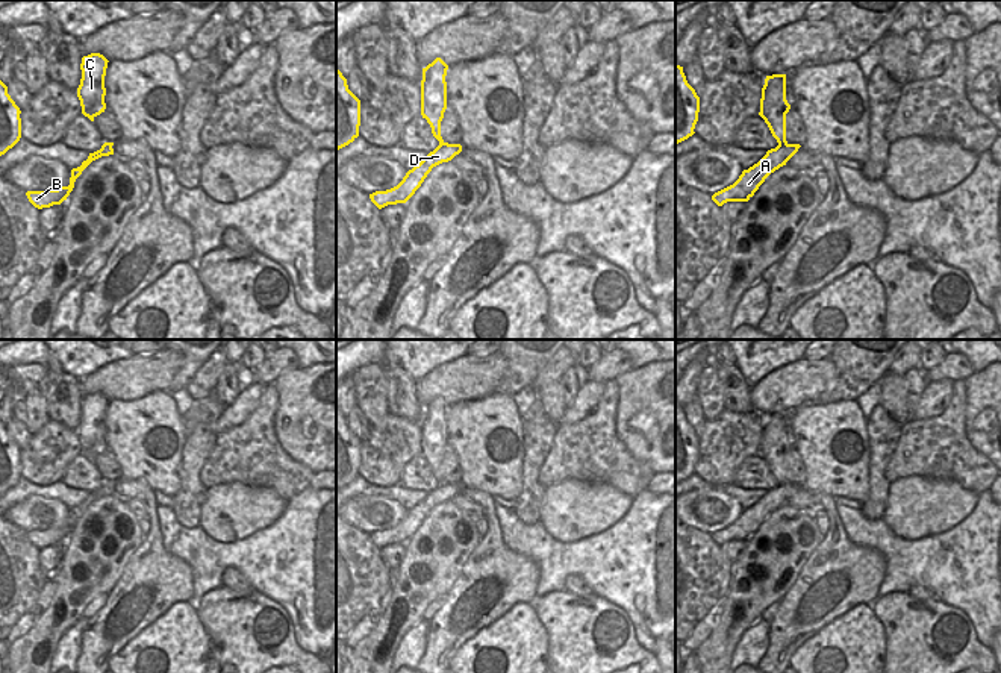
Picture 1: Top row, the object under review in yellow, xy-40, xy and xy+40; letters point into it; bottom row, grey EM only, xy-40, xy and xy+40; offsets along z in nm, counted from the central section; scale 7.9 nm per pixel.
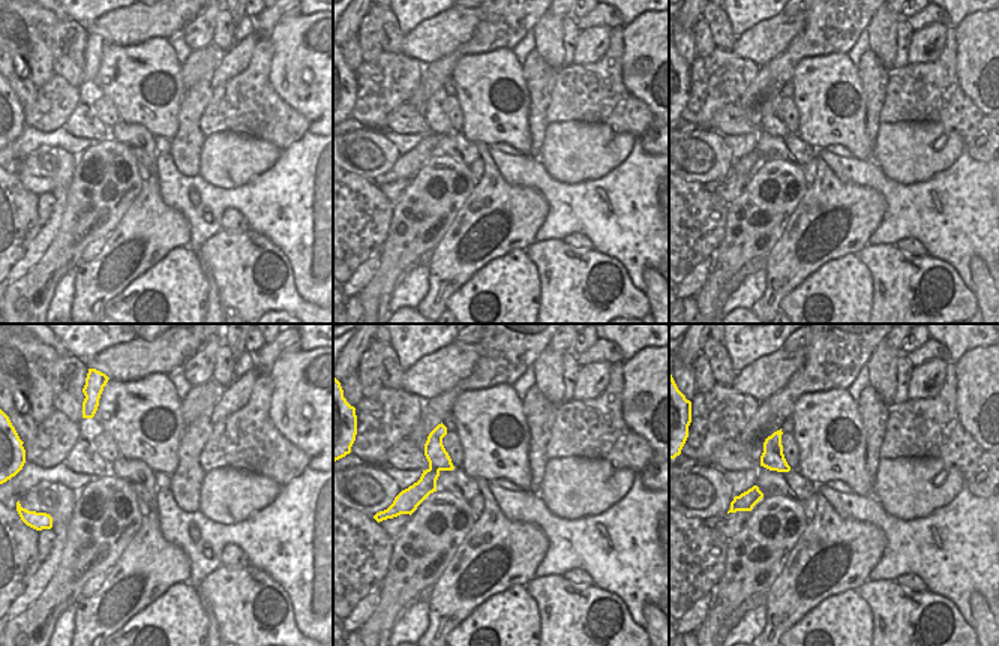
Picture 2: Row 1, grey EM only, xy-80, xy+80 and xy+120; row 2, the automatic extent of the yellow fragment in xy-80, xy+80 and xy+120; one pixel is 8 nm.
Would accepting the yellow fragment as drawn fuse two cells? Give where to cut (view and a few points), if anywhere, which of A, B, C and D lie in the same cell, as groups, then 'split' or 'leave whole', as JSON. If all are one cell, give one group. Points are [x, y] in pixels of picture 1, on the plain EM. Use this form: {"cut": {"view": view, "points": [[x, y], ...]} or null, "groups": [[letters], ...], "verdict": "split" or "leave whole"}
{"cut": {"view": "xy+40", "points": [[779, 482], [786, 484]]}, "groups": [["A", "B", "D"], ["C"]], "verdict": "split"}

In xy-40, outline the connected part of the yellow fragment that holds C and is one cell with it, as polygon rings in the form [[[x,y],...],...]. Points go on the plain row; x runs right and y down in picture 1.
[[[91,393],[82,397],[80,409],[82,418],[77,427],[82,453],[91,461],[106,449],[104,435],[104,415],[108,399],[100,393]]]

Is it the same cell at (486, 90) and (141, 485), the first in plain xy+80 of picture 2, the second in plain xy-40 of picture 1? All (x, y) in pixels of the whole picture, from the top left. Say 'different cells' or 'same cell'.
different cells

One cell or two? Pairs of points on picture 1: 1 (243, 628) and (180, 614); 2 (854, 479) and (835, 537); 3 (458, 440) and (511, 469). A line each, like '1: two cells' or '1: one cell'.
1: two cells
2: two cells
3: one cell

